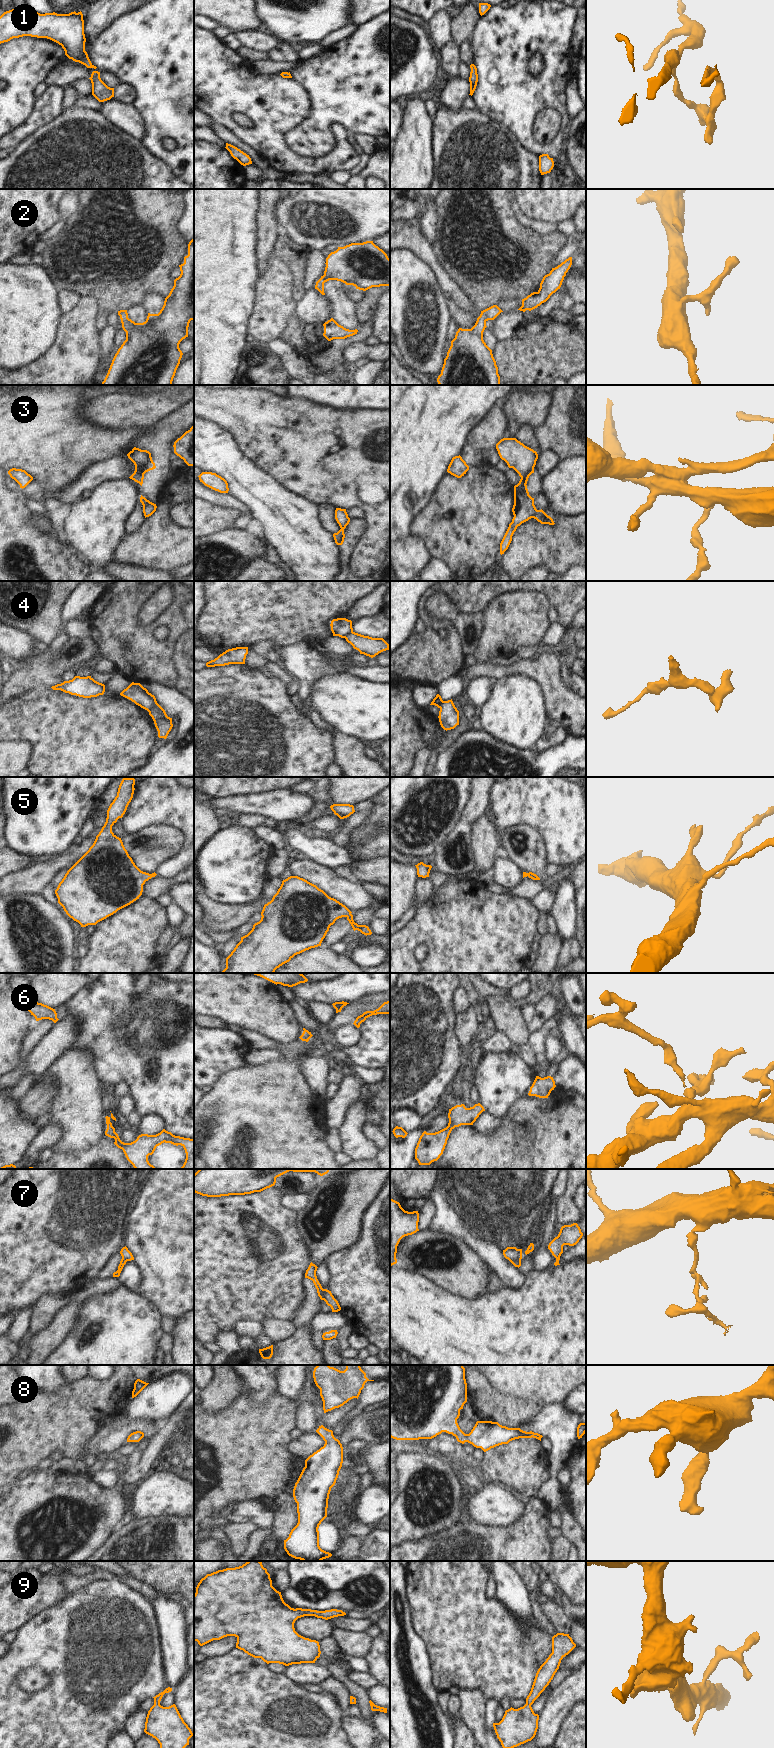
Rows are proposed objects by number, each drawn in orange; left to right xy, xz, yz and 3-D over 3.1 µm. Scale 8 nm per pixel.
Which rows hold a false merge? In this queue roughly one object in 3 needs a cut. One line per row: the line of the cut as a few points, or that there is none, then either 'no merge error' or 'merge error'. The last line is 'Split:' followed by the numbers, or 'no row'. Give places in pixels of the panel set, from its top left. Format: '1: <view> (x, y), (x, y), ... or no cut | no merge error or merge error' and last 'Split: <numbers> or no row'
1: no cut | no merge error
2: no cut | no merge error
3: no cut | no merge error
4: xy (156, 702), (148, 711) | merge error
5: no cut | no merge error
6: no cut | no merge error
7: xz (322, 1288), (323, 1299) | merge error
8: no cut | no merge error
9: no cut | no merge error
Split: 4, 7

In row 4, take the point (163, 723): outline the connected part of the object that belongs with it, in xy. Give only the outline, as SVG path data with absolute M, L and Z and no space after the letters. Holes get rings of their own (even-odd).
M158 703L148 712L158 731L158 737L166 739L173 727L172 718L167 716L165 710Z

